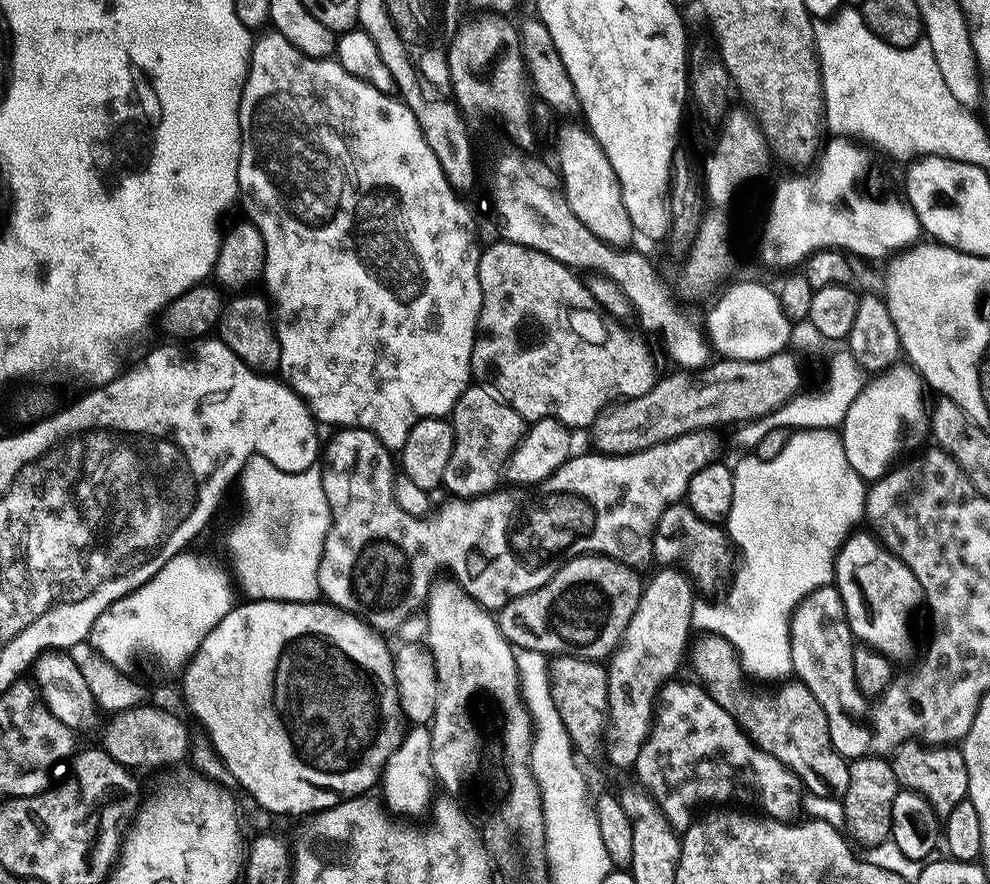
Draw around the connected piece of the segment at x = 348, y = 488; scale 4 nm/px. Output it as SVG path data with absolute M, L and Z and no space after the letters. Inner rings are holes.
M341 427L328 452L328 468L324 473L324 493L330 502L332 525L326 534L326 542L322 550L322 558L318 566L318 586L321 597L325 601L334 598L342 606L352 606L354 616L364 621L369 628L389 634L400 628L416 611L425 607L428 593L432 591L434 580L426 580L426 576L437 575L434 566L444 564L432 524L427 519L412 517L396 500L395 482L398 475L393 453L374 433L365 428ZM352 570L364 570L364 582L354 580L354 594L350 596L350 576Z

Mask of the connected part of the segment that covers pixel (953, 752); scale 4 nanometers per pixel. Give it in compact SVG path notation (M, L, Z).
M916 740L898 745L896 753L890 756L894 778L901 789L922 794L936 813L941 817L948 816L958 802L968 798L968 775L963 751L956 746L937 746Z

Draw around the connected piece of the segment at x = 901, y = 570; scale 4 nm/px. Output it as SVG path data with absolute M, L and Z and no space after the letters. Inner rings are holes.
M853 531L840 546L840 553L836 555L834 587L840 592L844 617L848 620L853 637L887 656L899 658L912 648L912 615L915 614L916 607L924 604L924 591L912 571L889 548L885 548L871 531L860 531Z

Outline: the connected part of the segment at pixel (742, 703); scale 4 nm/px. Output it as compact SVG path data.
M719 638L705 640L708 641L698 652L703 687L720 704L731 705L730 711L736 717L736 723L748 733L756 747L783 762L797 781L803 787L804 784L808 787L807 791L811 795L823 800L843 801L846 790L850 787L849 761L838 754L838 750L834 750L830 738L830 722L826 718L826 710L818 706L818 698L814 698L810 690L799 682L782 689L776 700L754 702L744 698L744 686L740 682L742 669L736 652Z

